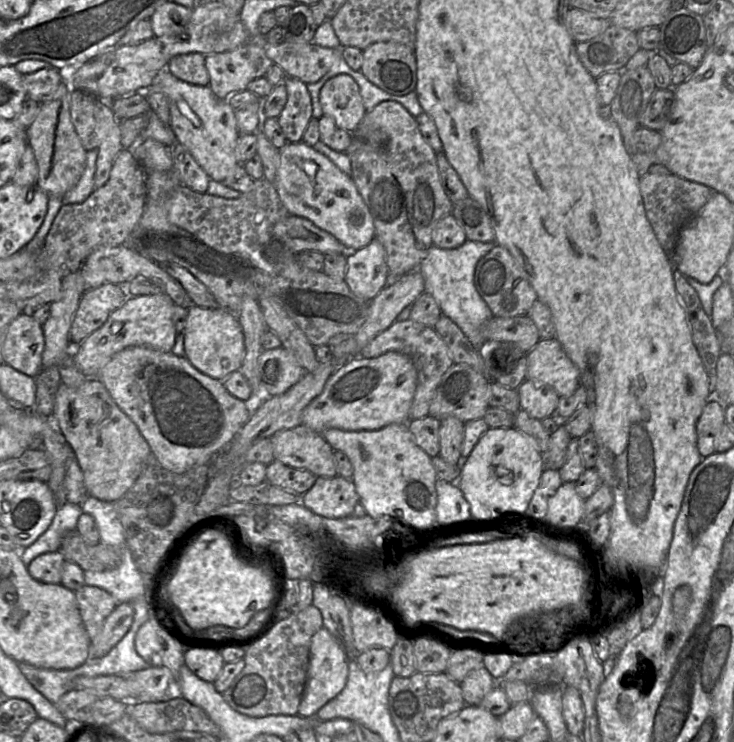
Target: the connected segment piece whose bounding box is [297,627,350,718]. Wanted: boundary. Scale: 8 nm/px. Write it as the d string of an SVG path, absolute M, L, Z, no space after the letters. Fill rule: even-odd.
M322 627L311 638L309 665L297 715L315 717L318 711L345 687L349 673L349 655L330 632Z

